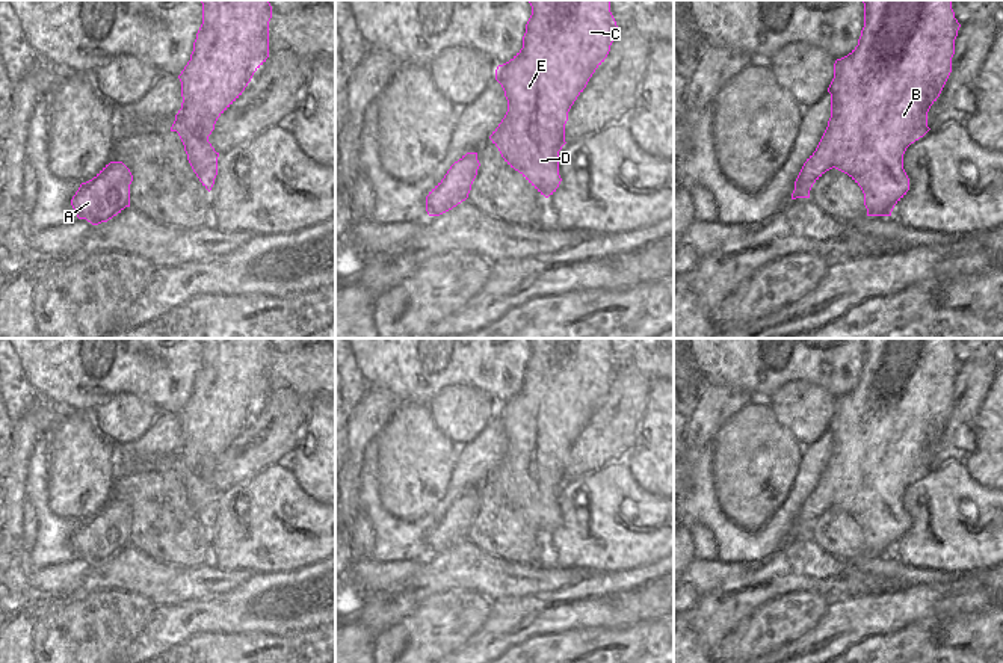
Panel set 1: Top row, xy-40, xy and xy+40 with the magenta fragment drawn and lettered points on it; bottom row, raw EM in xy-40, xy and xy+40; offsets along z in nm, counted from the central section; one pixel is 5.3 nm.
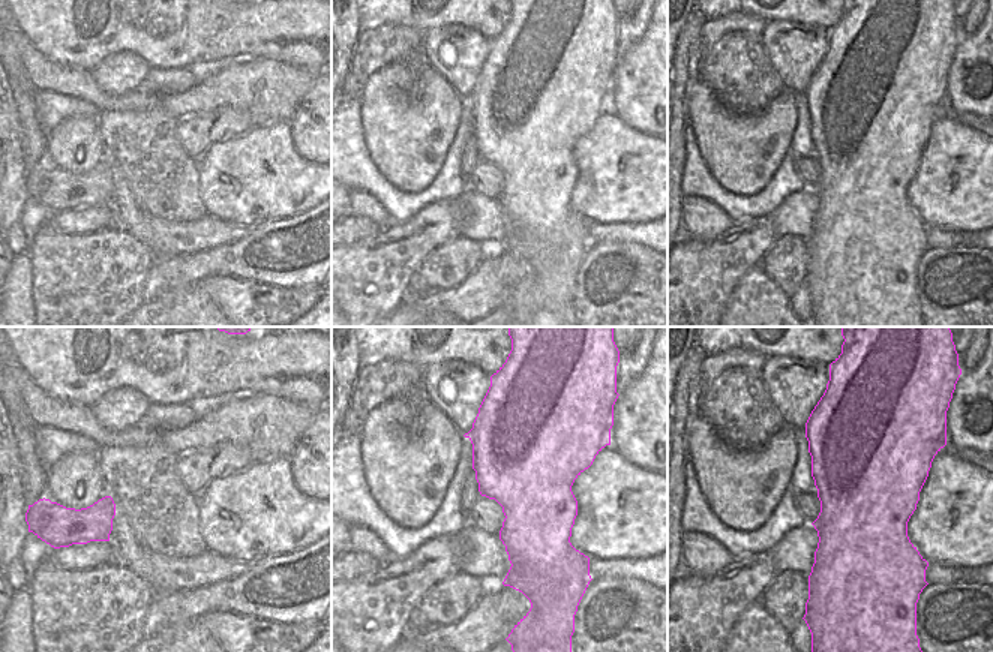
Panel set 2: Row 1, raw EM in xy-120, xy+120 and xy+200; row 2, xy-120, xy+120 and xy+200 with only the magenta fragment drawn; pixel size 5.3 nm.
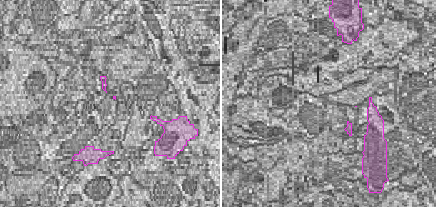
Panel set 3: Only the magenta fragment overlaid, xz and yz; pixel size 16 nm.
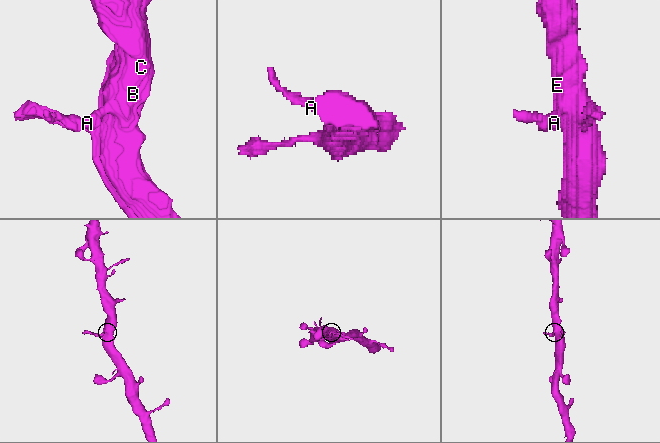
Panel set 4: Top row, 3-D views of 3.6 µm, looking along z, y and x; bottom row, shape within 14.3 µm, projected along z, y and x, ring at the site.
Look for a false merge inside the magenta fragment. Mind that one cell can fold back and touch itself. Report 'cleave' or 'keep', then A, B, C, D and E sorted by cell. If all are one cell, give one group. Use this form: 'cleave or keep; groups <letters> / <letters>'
keep; groups A B C D E

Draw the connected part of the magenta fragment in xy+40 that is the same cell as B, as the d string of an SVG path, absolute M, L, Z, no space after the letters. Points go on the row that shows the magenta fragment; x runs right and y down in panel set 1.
M863 0L863 3L864 27L858 45L834 63L834 79L828 88L831 118L816 151L807 159L795 181L792 199L810 198L813 184L835 168L861 187L867 216L891 216L894 205L909 190L903 154L930 130L927 112L952 72L955 39L961 24L955 18L952 0Z

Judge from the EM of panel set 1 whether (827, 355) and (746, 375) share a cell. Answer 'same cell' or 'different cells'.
same cell

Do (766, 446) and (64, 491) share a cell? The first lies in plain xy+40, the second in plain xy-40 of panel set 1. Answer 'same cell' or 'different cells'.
same cell

